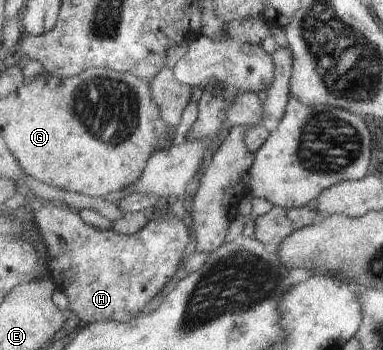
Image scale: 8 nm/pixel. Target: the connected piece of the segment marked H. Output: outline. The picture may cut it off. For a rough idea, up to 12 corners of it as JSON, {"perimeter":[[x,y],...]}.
{"perimeter":[[48,203],[50,275],[86,326],[142,315],[191,251],[173,213],[135,234]]}

